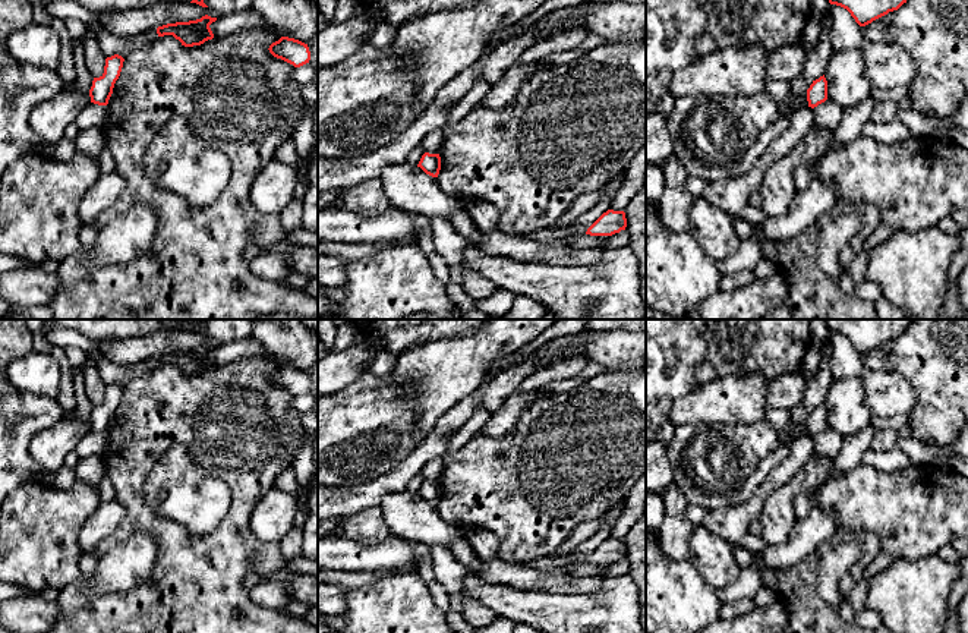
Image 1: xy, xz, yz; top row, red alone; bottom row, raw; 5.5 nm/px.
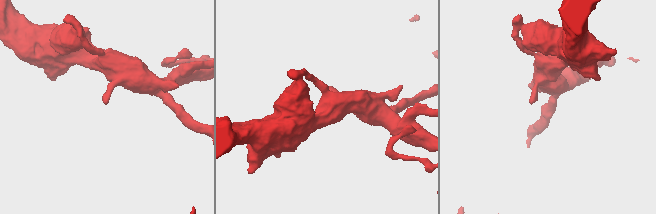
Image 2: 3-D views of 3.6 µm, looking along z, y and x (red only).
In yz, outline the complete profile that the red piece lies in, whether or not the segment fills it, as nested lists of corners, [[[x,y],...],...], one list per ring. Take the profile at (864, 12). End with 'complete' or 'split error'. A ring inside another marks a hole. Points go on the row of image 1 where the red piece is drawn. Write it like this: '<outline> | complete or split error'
[[[829,0],[830,4],[846,9],[860,26],[898,10],[906,0]]] | complete

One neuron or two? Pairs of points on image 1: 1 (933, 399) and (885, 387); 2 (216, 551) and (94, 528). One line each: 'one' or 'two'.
1: two
2: two

